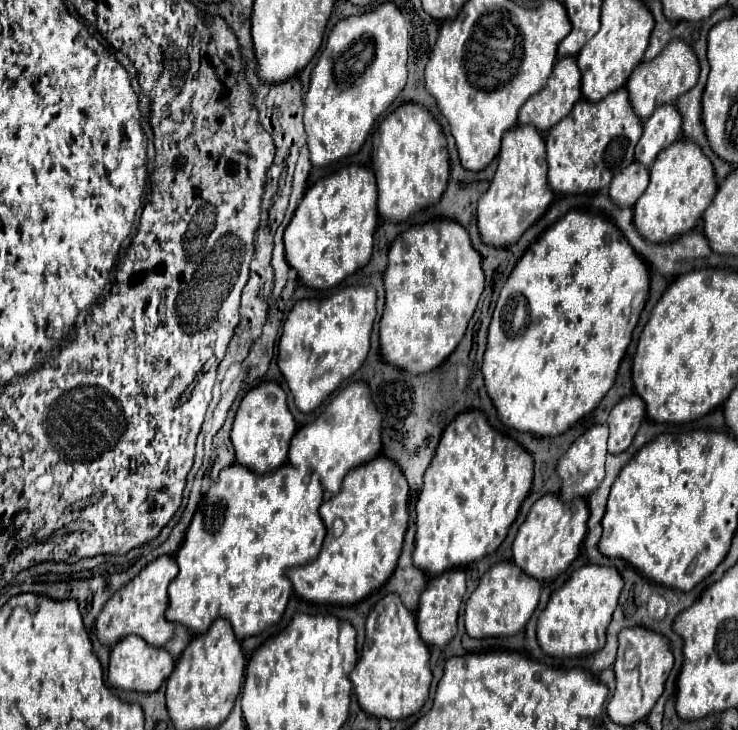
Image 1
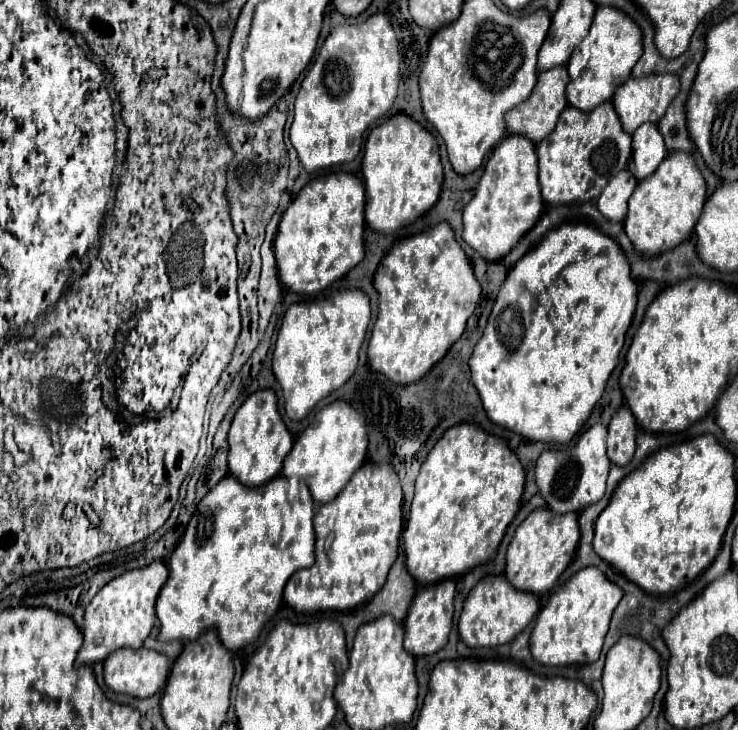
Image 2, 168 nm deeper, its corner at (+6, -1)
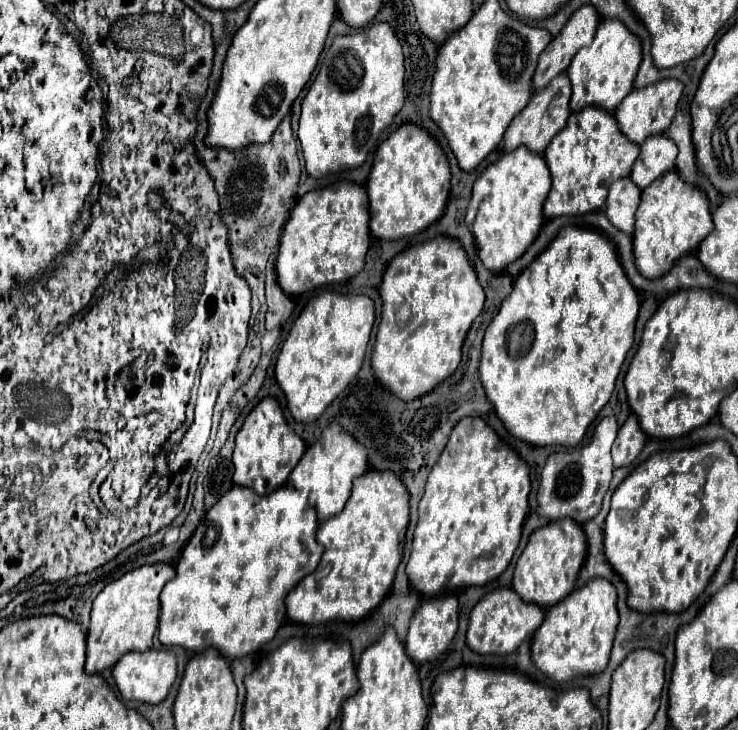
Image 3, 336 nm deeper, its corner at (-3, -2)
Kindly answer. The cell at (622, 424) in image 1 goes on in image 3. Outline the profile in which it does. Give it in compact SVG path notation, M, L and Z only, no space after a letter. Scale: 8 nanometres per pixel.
M629 415L627 421L623 423L623 427L619 429L619 435L617 435L615 445L613 445L615 467L631 465L637 459L637 455L641 453L645 441L647 441L647 435L641 431L637 417Z

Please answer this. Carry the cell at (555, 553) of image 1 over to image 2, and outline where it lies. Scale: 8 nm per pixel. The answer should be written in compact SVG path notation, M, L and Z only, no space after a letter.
M536 508L530 516L516 528L516 534L506 552L506 572L504 576L518 590L528 590L532 594L548 592L558 576L572 562L576 546L580 540L578 514L556 514L548 508Z

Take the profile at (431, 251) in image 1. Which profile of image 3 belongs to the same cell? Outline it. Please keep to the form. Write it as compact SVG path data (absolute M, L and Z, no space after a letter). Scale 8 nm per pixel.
M439 235L423 245L401 251L385 269L383 283L379 287L383 299L381 323L377 329L377 341L373 345L371 367L379 383L399 399L417 399L443 383L461 361L461 347L473 319L481 313L485 303L485 291L477 281L473 267L457 239Z

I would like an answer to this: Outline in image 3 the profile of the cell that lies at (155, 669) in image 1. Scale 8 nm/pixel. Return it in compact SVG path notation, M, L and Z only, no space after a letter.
M155 649L145 651L145 653L137 653L137 651L125 653L113 667L113 677L125 699L155 705L167 697L167 693L177 677L177 659L171 651L155 651Z

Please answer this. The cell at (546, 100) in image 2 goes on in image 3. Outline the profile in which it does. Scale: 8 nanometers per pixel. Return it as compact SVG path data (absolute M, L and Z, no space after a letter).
M561 73L543 91L533 93L533 97L525 105L525 109L511 121L511 125L507 127L505 137L503 137L503 151L513 151L523 145L533 153L543 153L545 147L549 145L549 141L553 139L553 135L557 135L557 131L561 131L565 127L567 117L571 115L569 99L571 99L571 83L569 83L569 77L565 73Z

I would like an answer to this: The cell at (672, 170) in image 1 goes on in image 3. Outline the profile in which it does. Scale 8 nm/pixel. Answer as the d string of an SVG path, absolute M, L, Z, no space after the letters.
M667 171L647 189L643 189L635 217L637 223L633 233L633 257L637 271L647 279L665 275L665 271L669 271L679 257L695 251L701 239L705 239L713 227L705 193L697 187L689 187L689 183L685 183L677 171Z

